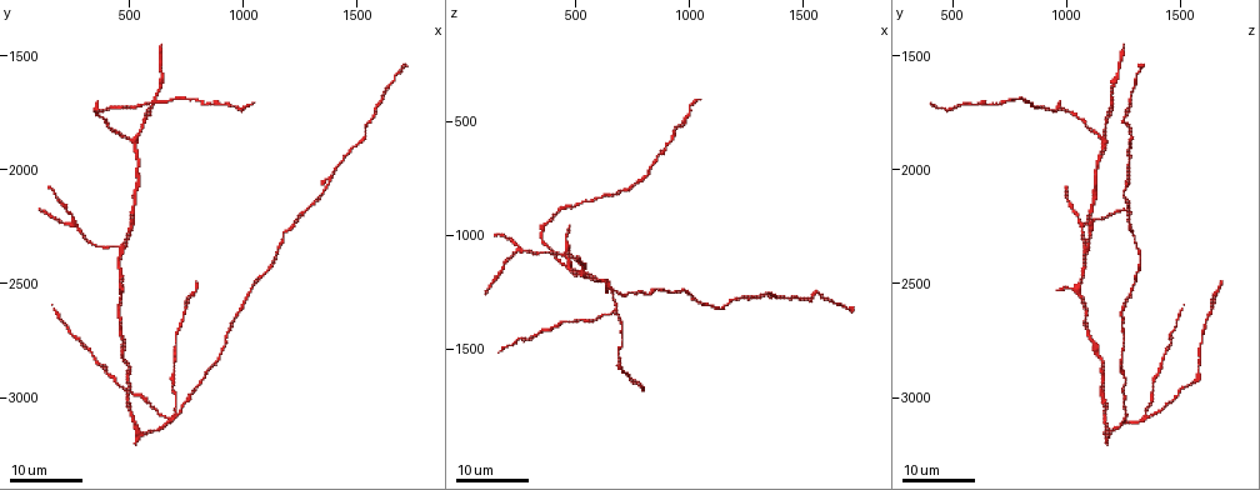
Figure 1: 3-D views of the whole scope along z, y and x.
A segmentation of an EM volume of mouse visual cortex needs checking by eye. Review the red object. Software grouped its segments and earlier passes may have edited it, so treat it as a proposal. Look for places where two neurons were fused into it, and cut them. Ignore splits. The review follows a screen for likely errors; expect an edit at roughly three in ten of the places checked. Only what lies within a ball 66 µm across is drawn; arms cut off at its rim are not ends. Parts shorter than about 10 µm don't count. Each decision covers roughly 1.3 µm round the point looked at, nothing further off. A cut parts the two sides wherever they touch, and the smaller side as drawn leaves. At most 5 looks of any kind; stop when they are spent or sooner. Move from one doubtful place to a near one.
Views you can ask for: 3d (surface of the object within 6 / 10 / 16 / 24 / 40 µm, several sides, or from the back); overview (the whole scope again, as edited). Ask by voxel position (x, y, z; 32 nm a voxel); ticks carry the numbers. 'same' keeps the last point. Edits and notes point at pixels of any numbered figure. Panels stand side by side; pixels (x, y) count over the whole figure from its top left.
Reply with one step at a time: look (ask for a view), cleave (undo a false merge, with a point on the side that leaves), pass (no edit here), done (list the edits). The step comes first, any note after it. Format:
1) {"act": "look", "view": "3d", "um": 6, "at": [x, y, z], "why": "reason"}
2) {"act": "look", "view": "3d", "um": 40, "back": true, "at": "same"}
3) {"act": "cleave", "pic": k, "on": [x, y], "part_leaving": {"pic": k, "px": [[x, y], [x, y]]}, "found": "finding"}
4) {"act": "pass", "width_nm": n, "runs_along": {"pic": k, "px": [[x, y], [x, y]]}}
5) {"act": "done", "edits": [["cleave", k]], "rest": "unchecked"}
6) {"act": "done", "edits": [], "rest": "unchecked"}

{"act": "look", "view": "3d", "um": 24, "at": [290, 2270, 1070], "why": "thick turns thin"}

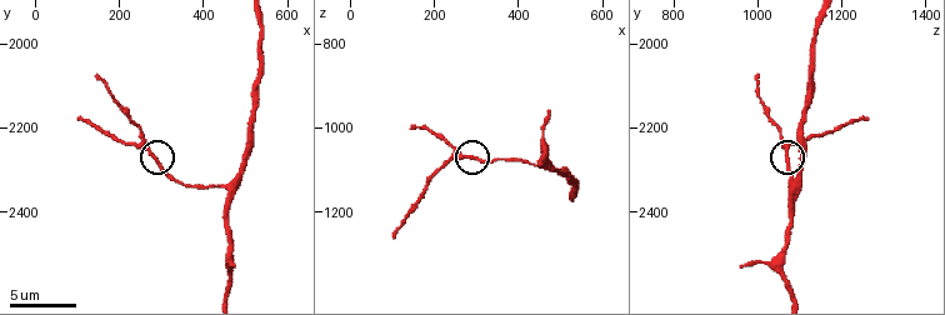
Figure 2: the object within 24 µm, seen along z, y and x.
{"act": "look", "view": "3d", "um": 10, "at": [285, 2275, 1075]}

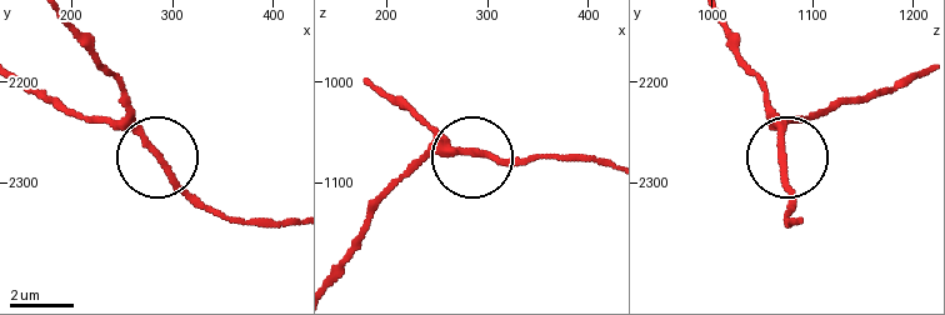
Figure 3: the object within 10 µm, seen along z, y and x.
{"act": "pass", "runs_along": {"pic": 3, "px": [[289, 220], [216, 215], [144, 140], [98, 119]]}, "found": "continuous, no second neuron"}

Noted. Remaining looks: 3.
{"act": "look", "view": "3d", "um": 16, "at": [455, 2335, 1090], "why": "thin arm on a thick one"}

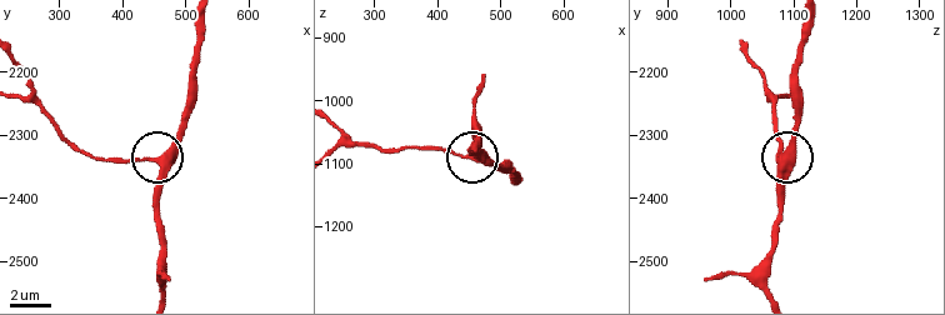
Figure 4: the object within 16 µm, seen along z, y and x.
{"act": "pass", "arms": 3, "runs_along": {"pic": 4, "px": [[163, 290], [156, 160], [94, 159]]}, "found": "all the same neuron"}

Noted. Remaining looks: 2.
{"act": "look", "view": "3d", "um": 16, "at": [520, 1870, 1170], "why": "a fork"}

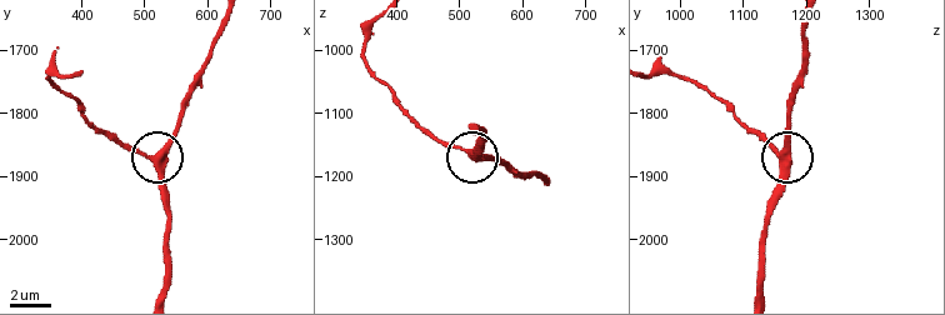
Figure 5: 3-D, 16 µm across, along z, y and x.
{"act": "look", "view": "3d", "um": 6, "at": [515, 1870, 1165], "why": "closer look"}

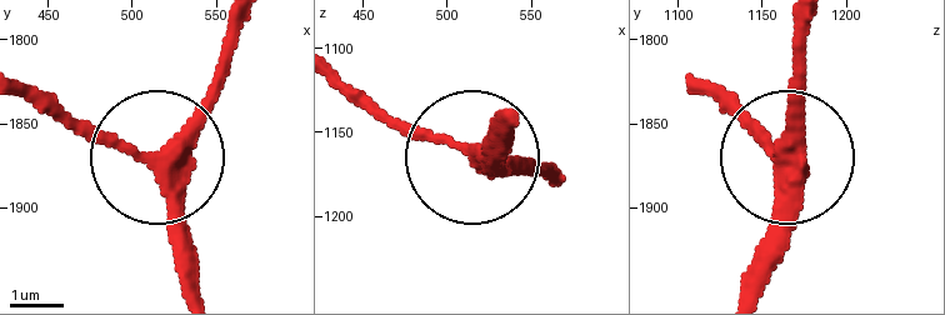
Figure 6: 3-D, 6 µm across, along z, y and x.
{"act": "pass", "side_arm_um": 16, "runs_along": {"pic": 6, "px": [[745, 285], [771, 218], [799, 34]]}, "found": "continuous, no second neuron"}

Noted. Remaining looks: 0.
{"act": "done", "edits": [], "rest": "unchecked"}

